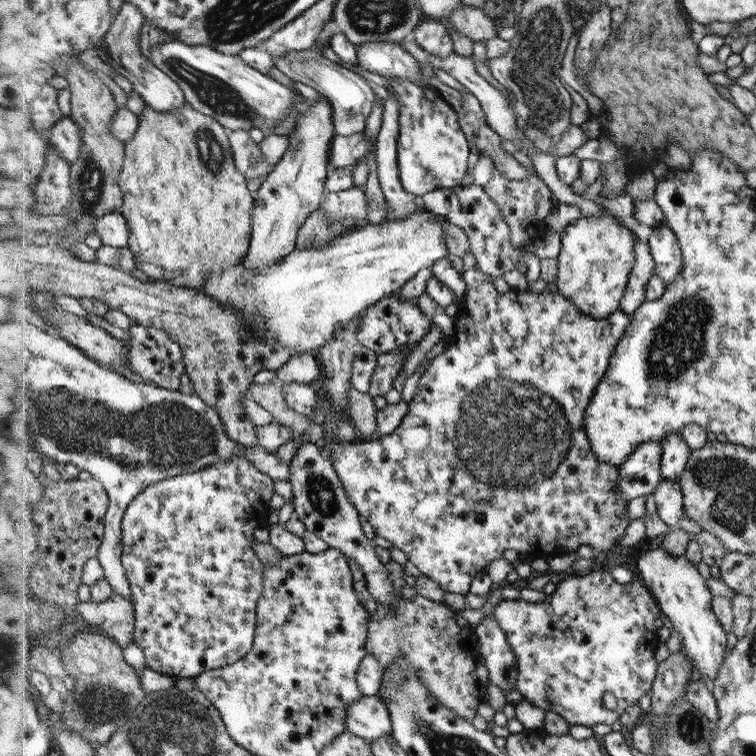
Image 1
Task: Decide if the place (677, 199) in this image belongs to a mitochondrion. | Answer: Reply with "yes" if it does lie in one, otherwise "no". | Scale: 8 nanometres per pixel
no

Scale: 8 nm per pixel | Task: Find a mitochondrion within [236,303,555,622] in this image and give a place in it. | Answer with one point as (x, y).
(322, 497)

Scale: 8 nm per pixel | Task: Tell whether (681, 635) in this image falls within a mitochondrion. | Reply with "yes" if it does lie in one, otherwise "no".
no

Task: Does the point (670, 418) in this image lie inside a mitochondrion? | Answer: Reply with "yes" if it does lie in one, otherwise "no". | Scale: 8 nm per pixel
no

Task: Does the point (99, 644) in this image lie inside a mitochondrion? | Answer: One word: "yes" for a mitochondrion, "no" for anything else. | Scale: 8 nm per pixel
no

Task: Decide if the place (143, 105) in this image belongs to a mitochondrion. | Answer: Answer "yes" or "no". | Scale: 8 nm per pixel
no

